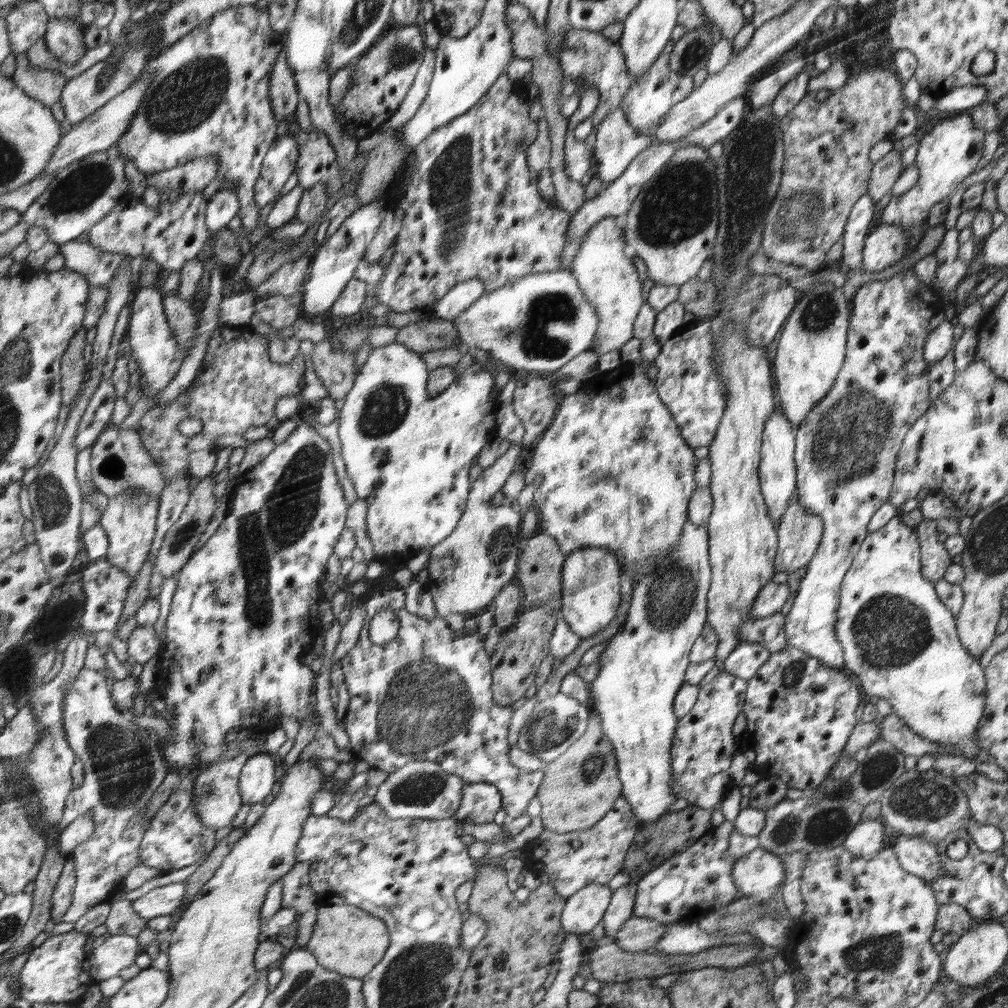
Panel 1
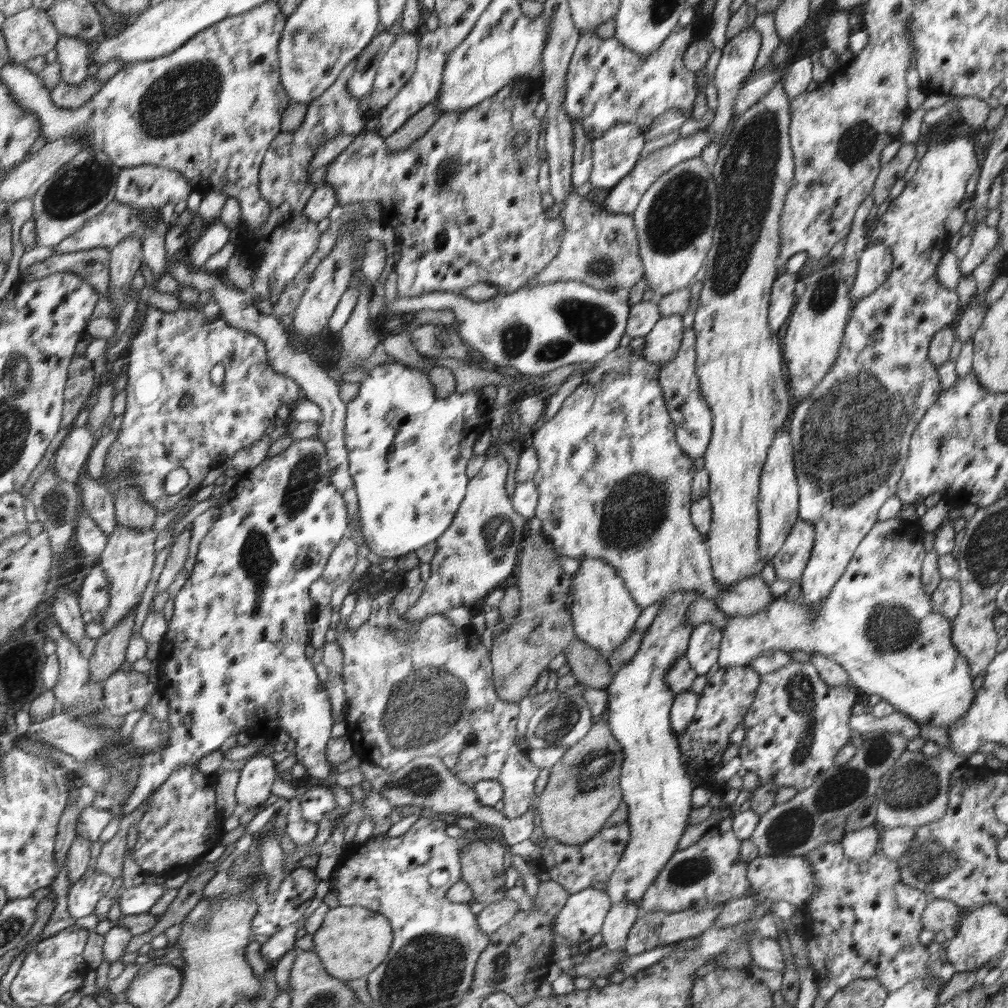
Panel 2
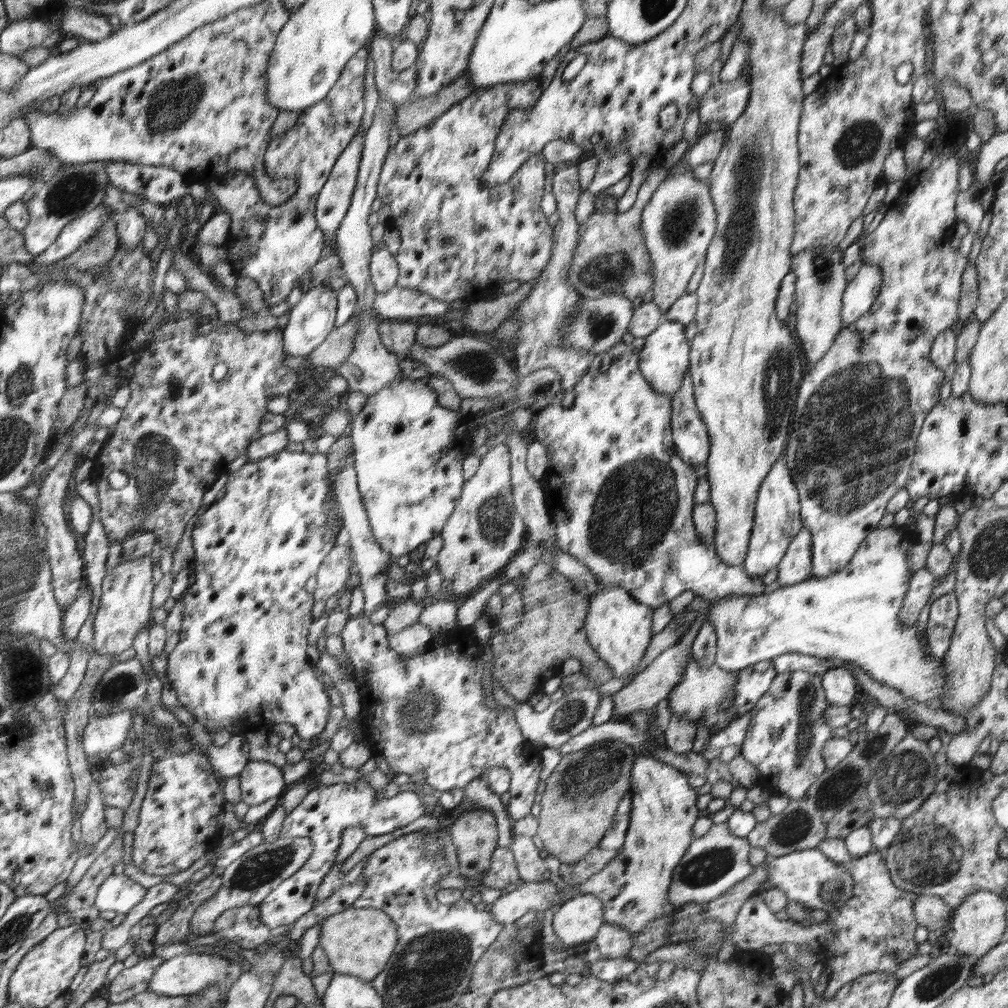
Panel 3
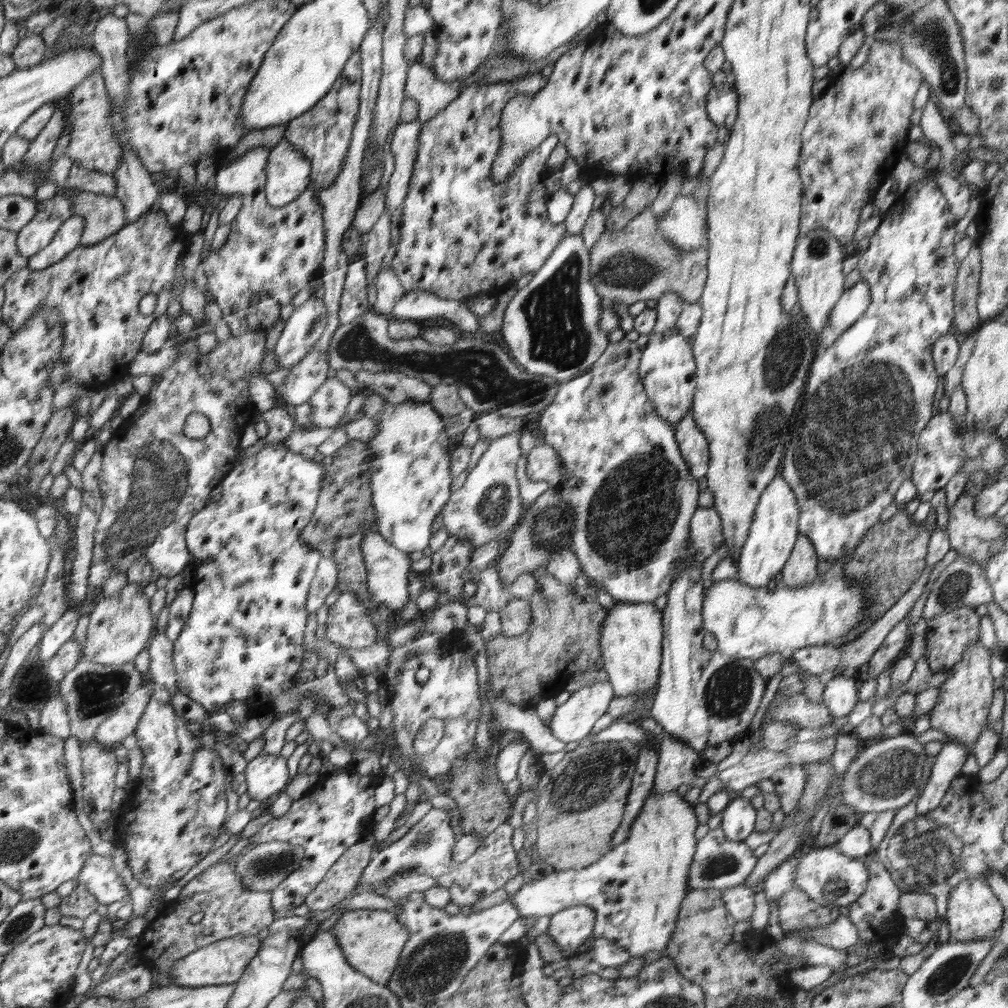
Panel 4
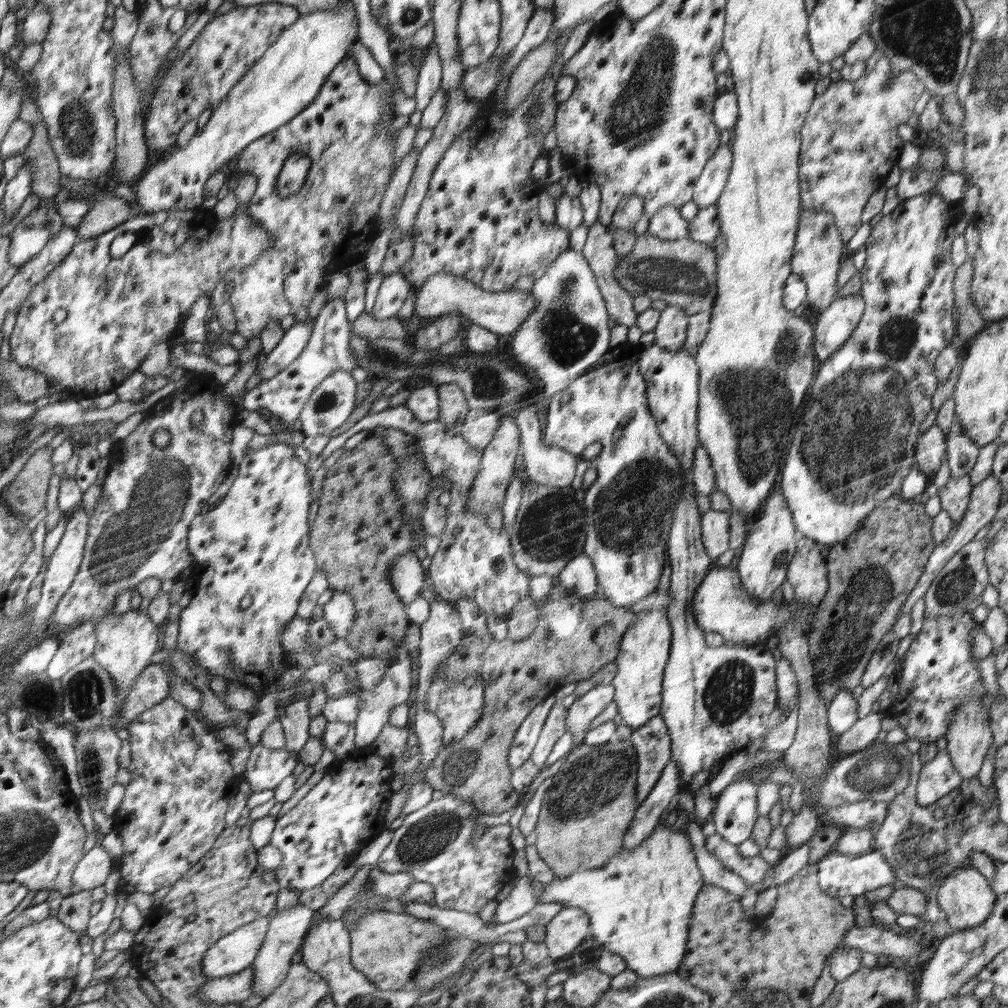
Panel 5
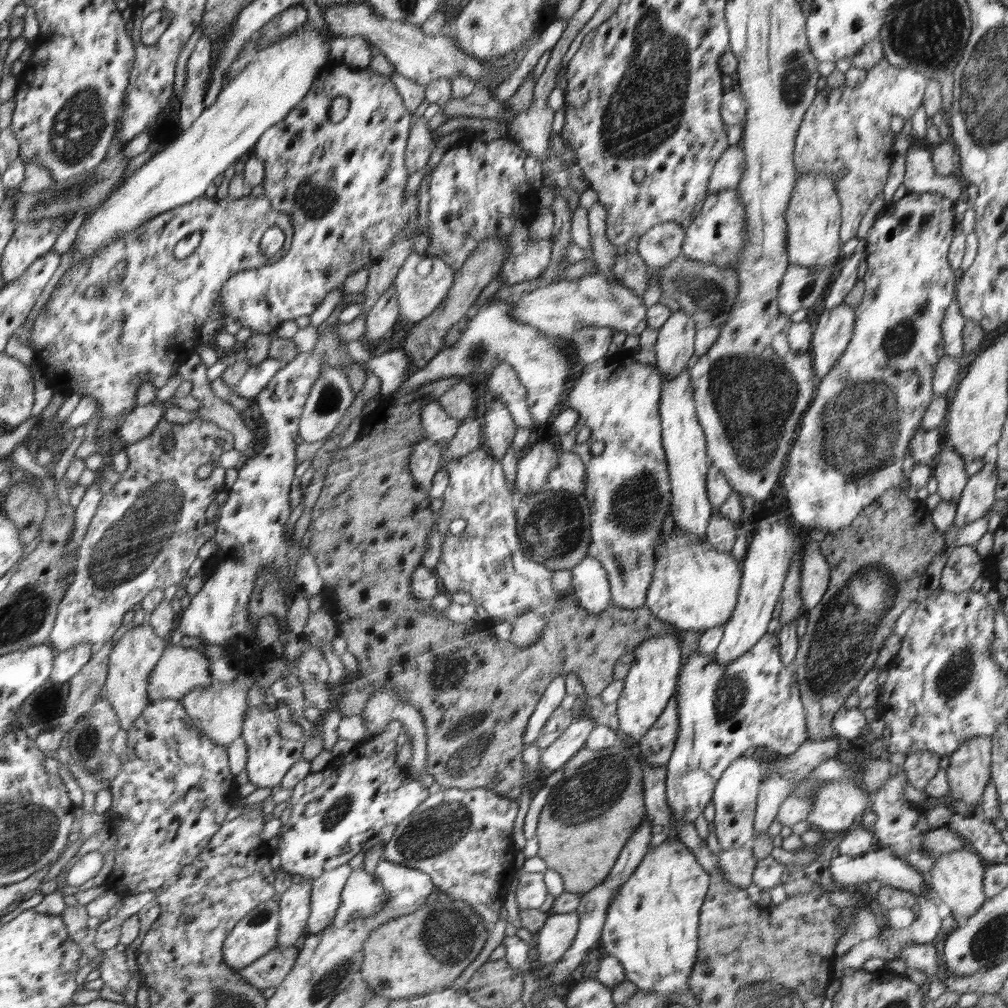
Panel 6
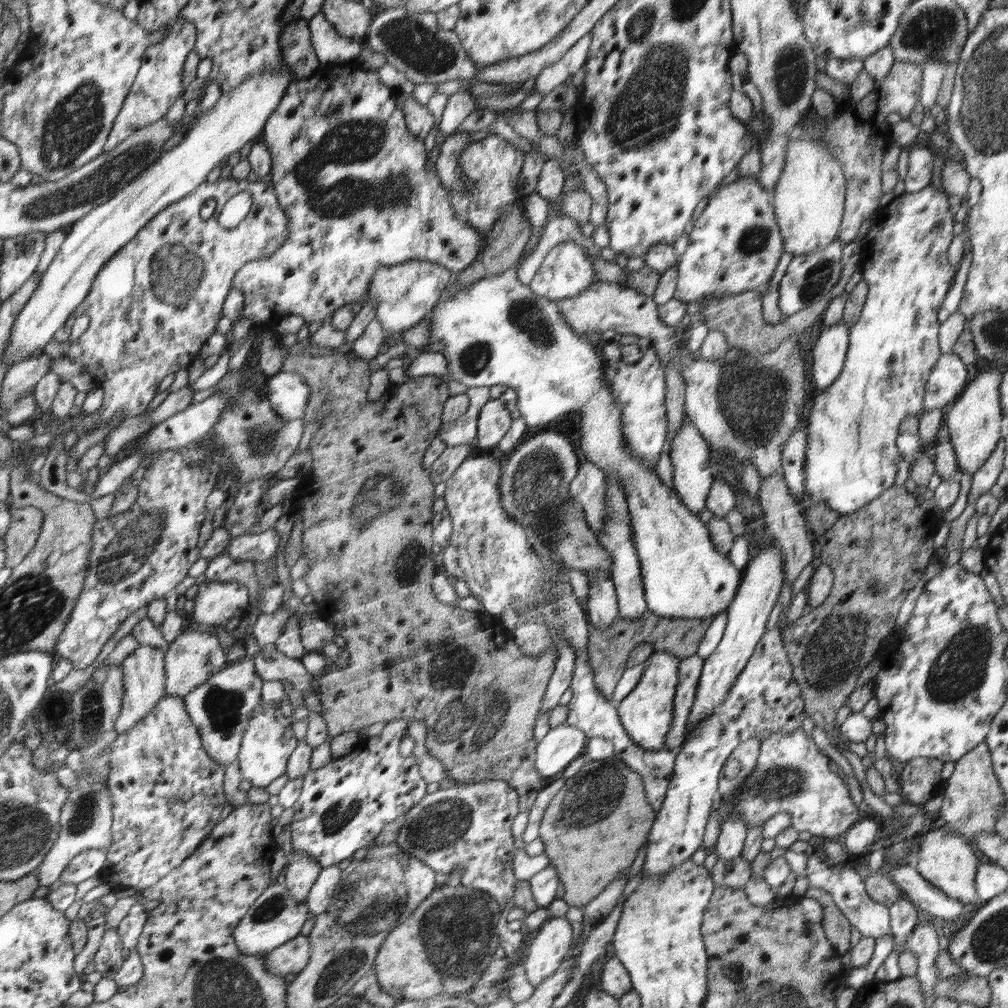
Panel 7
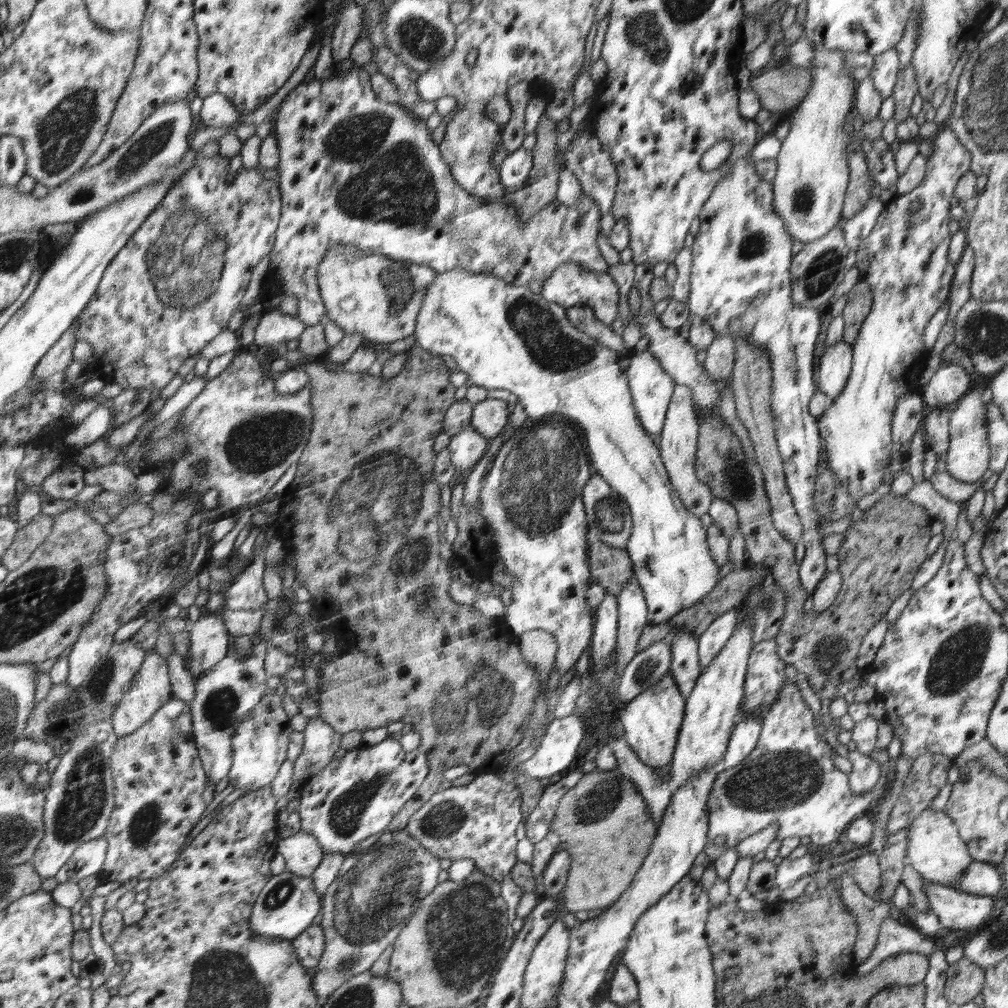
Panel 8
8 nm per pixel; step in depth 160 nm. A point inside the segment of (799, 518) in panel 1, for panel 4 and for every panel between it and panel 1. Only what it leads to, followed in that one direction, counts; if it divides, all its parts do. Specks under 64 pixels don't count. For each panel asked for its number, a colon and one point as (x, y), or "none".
2: (789, 563)
3: (796, 566)
4: (800, 569)

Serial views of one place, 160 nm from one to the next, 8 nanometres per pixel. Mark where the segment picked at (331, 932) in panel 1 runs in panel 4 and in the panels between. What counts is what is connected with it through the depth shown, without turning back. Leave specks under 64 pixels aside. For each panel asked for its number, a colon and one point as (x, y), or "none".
2: (352, 941)
3: (359, 941)
4: (372, 940)

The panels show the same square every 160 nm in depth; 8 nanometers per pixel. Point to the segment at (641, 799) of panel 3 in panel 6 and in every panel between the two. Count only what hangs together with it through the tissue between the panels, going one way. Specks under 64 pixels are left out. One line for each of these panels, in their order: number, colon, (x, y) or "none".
4: (637, 890)
5: (641, 902)
6: (652, 924)

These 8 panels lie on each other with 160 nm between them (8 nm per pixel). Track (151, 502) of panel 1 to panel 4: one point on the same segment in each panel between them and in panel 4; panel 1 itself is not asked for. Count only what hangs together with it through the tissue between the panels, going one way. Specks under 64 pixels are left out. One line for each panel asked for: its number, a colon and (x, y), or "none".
2: (129, 556)
3: (125, 607)
4: (120, 627)

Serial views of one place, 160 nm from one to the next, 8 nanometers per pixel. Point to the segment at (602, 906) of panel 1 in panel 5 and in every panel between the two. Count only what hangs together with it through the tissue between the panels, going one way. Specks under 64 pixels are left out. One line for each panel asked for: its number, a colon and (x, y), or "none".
2: (582, 916)
3: (578, 920)
4: (569, 928)
5: (567, 929)

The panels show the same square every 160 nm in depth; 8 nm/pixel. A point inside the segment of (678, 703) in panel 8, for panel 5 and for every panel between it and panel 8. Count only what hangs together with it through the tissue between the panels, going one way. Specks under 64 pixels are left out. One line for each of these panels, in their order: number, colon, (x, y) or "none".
5: (644, 650)
6: (651, 681)
7: (647, 713)

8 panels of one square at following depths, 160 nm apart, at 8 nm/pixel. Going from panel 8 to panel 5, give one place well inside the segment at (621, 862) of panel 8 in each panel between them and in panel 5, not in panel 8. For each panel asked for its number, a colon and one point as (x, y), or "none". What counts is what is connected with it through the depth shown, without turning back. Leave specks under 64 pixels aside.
5: (591, 776)
6: (583, 852)
7: (608, 794)

